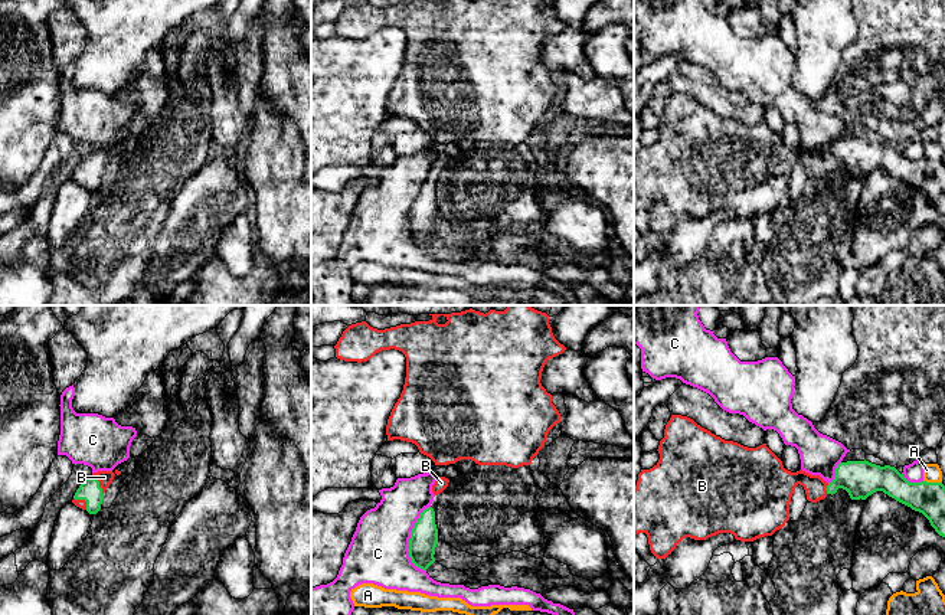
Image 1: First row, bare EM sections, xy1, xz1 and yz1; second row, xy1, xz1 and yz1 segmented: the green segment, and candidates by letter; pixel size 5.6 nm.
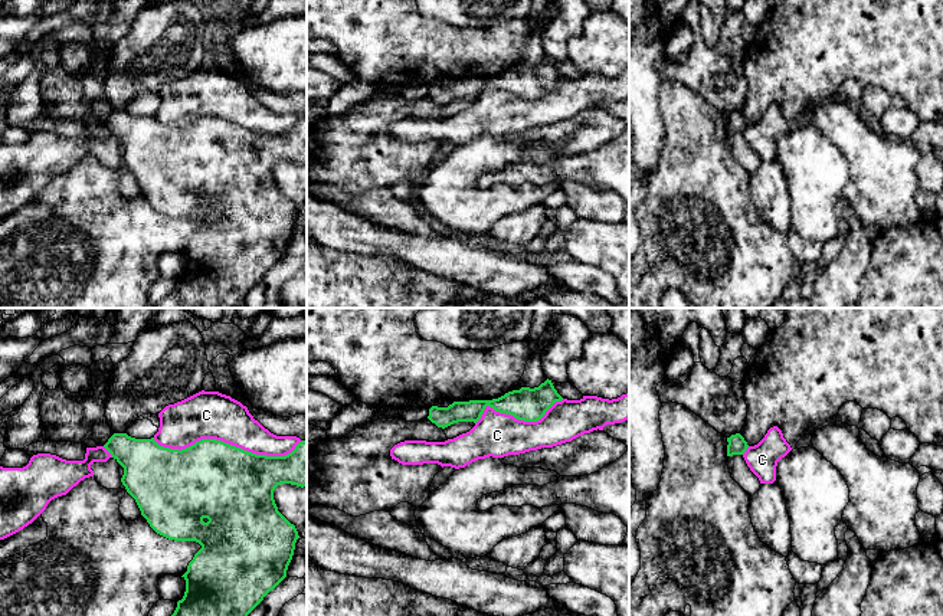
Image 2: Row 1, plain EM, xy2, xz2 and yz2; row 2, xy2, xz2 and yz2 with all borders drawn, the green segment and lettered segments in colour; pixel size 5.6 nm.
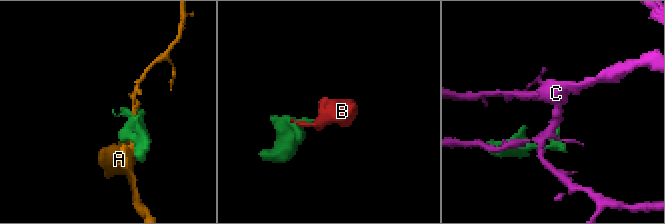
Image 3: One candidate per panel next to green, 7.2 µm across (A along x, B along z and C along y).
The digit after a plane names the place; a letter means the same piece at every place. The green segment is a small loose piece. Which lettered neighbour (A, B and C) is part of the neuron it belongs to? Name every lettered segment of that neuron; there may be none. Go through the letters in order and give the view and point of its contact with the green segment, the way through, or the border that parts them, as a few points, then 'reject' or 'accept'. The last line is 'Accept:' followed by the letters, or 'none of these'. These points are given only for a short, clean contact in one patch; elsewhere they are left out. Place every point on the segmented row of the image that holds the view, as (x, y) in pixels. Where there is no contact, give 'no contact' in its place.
A: contact yz1 (932, 483); reject
B: contact xy1 (98, 484); way xy1 (90, 490), (98, 484), (104, 477); accept
C: contact xy2 (228, 444); reject
Accept: B

